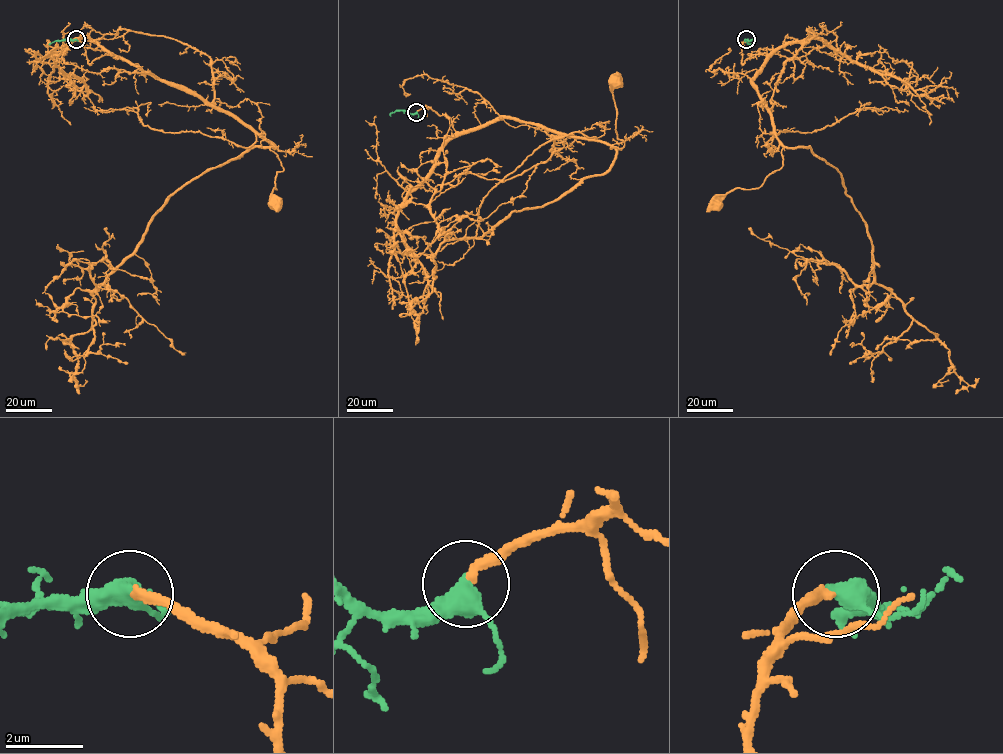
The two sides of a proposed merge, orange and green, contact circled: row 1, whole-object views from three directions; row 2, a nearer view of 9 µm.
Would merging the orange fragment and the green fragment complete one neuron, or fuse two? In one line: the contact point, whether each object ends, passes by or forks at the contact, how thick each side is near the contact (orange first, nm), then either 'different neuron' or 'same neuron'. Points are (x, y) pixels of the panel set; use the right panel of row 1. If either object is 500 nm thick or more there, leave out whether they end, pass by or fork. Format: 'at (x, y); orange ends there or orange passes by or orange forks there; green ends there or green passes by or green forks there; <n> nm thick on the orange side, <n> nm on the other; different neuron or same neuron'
at (746, 39); orange ends there; green passes by; 260 nm thick on the orange side, 460 nm on the other; same neuron

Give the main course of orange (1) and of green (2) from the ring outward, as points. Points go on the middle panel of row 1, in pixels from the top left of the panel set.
1: (416, 111), (428, 107), (447, 115), (458, 132), (514, 118), (622, 148), (611, 89), (616, 81)
2: (416, 112), (395, 111), (390, 116)

